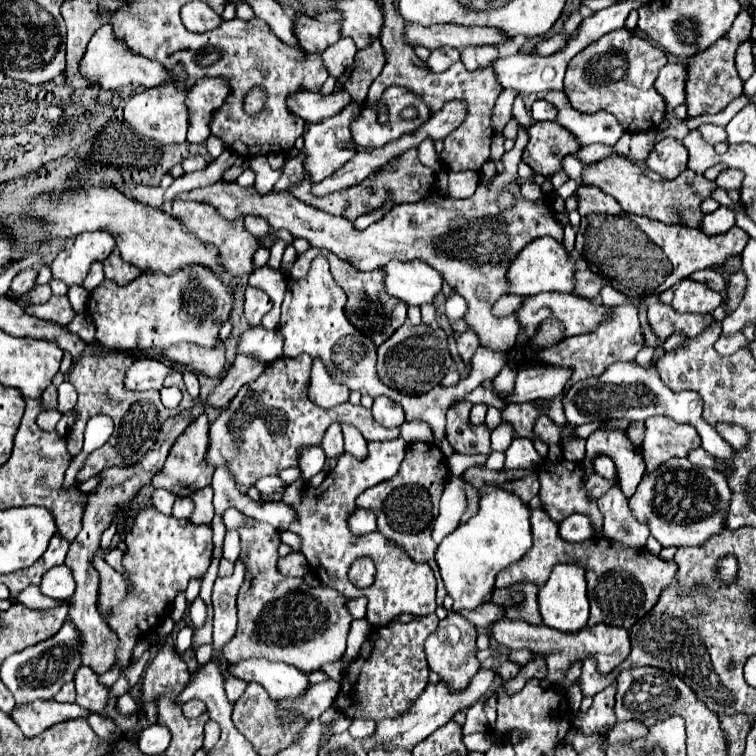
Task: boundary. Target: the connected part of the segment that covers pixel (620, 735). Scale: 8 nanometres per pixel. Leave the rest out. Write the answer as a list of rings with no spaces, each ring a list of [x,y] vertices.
[[[629,720],[629,722],[617,722],[611,730],[609,730],[609,744],[617,744],[617,742],[625,742],[625,740],[635,740],[645,736],[647,726],[637,722],[637,720]]]

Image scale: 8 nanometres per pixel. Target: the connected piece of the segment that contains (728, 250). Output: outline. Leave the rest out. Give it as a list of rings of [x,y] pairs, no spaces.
[[[593,186],[579,188],[577,196],[581,224],[575,238],[575,250],[597,274],[625,296],[657,296],[697,270],[715,268],[725,264],[727,258],[739,256],[749,240],[747,232],[741,228],[731,228],[719,236],[705,236],[697,228],[679,224],[667,226],[657,224],[657,220],[649,220],[647,216],[627,214],[615,198]]]

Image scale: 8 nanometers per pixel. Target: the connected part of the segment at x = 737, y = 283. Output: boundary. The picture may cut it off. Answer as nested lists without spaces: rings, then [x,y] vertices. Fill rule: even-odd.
[[[737,270],[731,278],[729,278],[729,288],[727,288],[727,296],[723,300],[723,304],[727,306],[727,314],[731,314],[737,304],[741,302],[741,296],[743,296],[743,290],[745,290],[745,274],[741,270]]]

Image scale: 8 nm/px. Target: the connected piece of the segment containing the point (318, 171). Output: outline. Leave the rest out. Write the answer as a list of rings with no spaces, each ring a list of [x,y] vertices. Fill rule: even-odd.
[[[349,102],[337,116],[329,118],[329,120],[323,120],[323,122],[317,122],[317,124],[311,124],[305,134],[303,134],[303,168],[305,172],[309,174],[311,182],[321,182],[323,178],[331,176],[333,170],[341,168],[341,164],[345,164],[347,160],[353,158],[355,150],[353,148],[347,148],[347,150],[339,150],[337,148],[337,142],[343,140],[343,142],[353,142],[351,136],[349,136],[349,120],[353,120],[353,116],[361,110],[361,104],[353,104]]]

